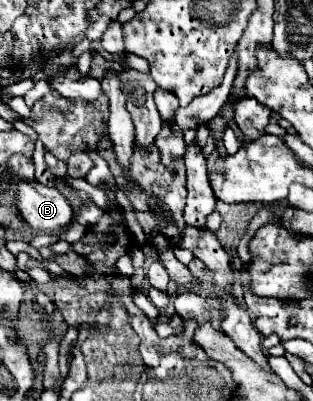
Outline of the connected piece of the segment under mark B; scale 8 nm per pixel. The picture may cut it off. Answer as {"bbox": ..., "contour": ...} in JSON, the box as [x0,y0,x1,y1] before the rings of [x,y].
{"bbox":[16,183,74,235],"contour":[[[40,183],[18,185],[16,205],[24,221],[38,233],[52,235],[74,221],[74,211],[68,199],[58,191]]]}

